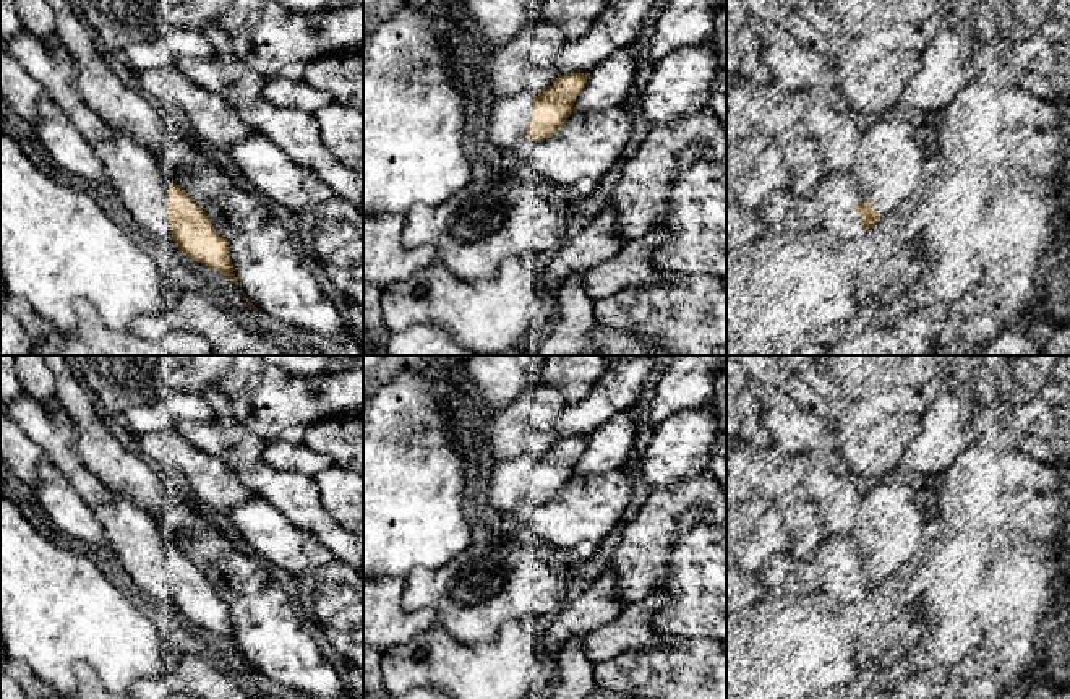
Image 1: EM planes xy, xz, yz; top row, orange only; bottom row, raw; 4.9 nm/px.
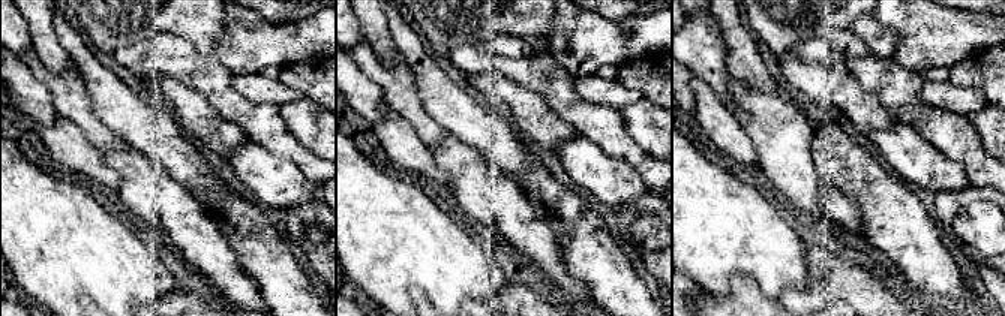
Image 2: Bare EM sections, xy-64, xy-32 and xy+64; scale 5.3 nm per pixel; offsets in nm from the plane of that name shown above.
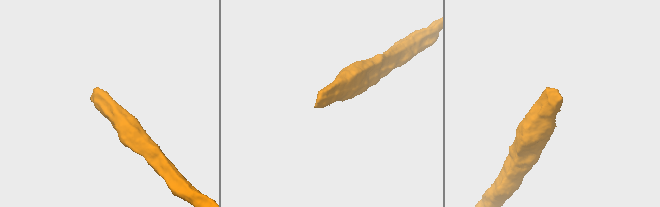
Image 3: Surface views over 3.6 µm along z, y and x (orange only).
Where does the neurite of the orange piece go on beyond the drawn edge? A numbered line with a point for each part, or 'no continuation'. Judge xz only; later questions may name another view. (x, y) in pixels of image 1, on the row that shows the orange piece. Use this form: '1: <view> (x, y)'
1: xz (509, 120)

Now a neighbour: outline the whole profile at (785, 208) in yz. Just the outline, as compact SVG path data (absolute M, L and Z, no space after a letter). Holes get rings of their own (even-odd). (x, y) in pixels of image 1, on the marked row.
M793 185L773 190L759 206L775 229L807 229L830 225L827 206L819 195L802 196Z

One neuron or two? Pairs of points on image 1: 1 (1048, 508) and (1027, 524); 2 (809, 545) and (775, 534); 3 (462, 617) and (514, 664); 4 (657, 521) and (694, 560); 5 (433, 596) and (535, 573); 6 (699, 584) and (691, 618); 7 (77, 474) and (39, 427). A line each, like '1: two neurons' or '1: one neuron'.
1: one neuron
2: two neurons
3: two neurons
4: two neurons
5: one neuron
6: one neuron
7: one neuron

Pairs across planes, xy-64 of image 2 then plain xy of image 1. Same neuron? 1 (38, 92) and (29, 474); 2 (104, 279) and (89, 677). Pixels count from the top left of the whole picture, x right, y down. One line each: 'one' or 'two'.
1: one
2: two

